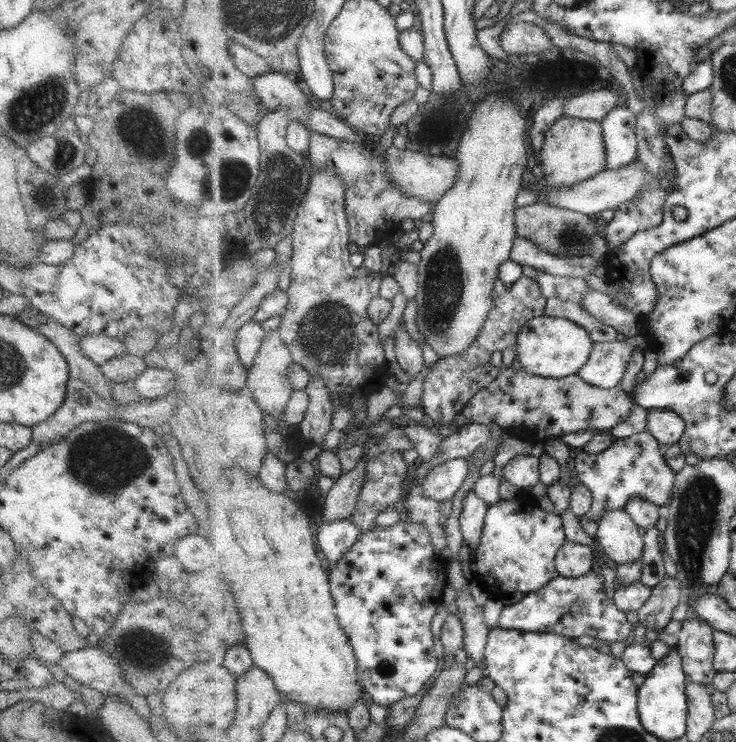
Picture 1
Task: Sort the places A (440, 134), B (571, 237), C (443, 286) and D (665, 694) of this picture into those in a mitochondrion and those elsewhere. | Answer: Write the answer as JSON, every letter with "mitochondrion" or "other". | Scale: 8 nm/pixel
{"A":"other","B":"mitochondrion","C":"mitochondrion","D":"other"}

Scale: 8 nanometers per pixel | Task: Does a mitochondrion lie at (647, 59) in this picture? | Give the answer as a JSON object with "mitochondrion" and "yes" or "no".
{"mitochondrion":"no"}

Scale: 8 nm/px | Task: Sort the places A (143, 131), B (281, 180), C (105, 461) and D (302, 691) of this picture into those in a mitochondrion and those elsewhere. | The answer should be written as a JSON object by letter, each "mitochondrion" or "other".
{"A":"mitochondrion","B":"mitochondrion","C":"mitochondrion","D":"other"}

